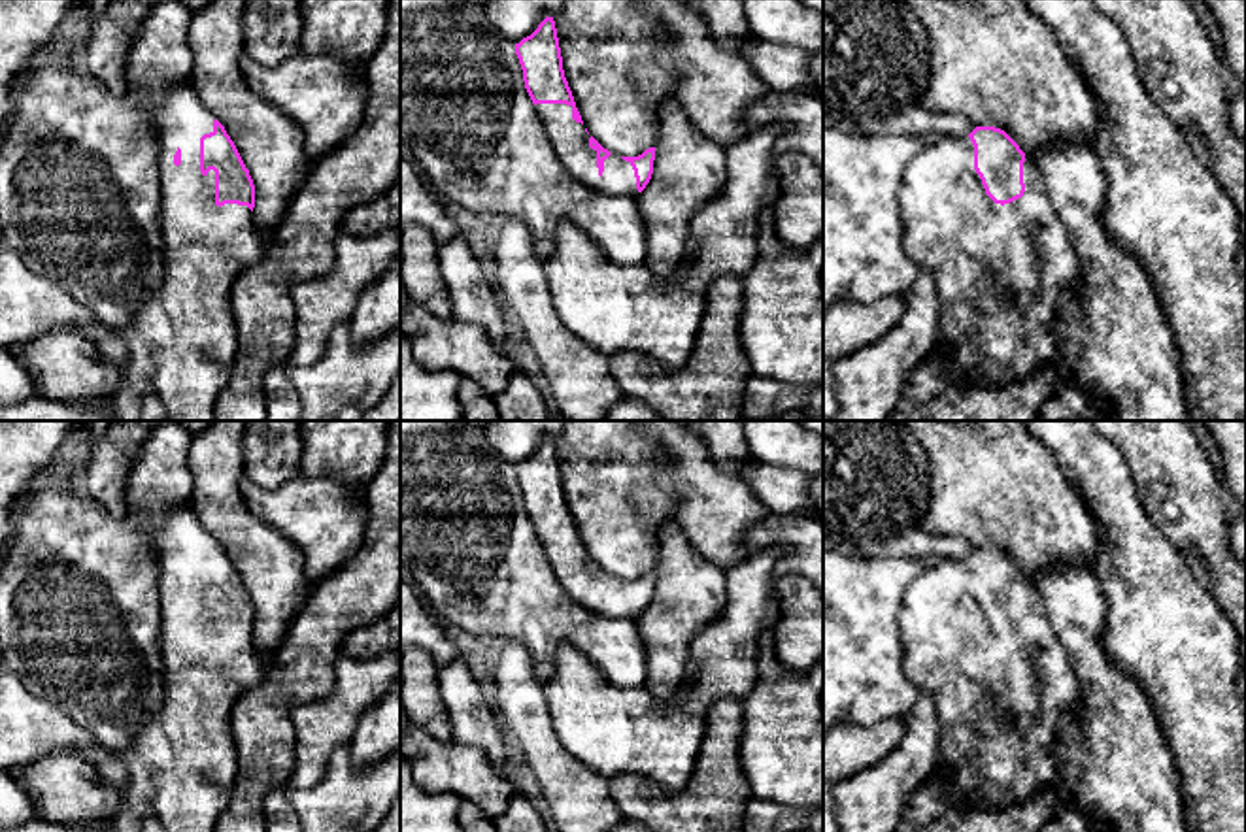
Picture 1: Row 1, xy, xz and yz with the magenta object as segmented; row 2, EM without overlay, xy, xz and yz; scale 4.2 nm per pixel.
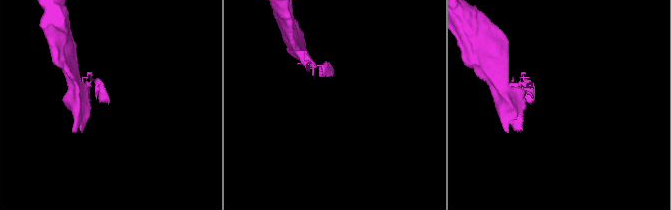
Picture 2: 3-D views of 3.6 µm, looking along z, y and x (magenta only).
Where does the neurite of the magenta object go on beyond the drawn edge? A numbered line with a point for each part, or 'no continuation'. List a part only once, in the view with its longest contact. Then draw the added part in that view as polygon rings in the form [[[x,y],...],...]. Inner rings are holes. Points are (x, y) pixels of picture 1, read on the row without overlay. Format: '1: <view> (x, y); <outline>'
1: xy (182, 766); [[[176,506],[162,517],[157,541],[164,704],[119,753],[128,770],[128,783],[121,789],[121,809],[111,832],[142,832],[149,813],[164,832],[213,832],[240,770],[230,726],[232,707],[264,677],[270,664],[257,651],[247,628],[215,626],[215,594],[200,594],[200,560],[213,555],[215,540],[189,506]]]

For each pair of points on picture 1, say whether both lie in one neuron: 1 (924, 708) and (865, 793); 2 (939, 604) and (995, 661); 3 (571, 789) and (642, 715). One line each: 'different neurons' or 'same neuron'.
1: same neuron
2: same neuron
3: different neurons

